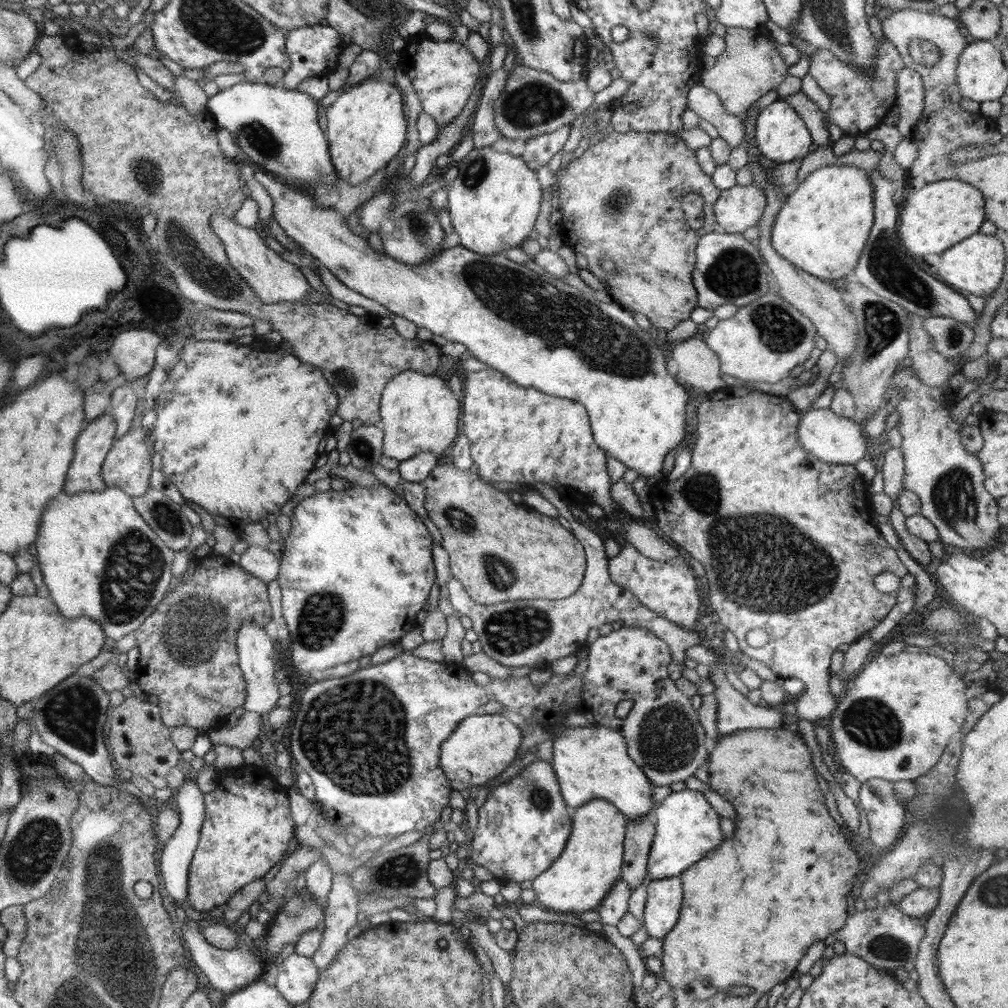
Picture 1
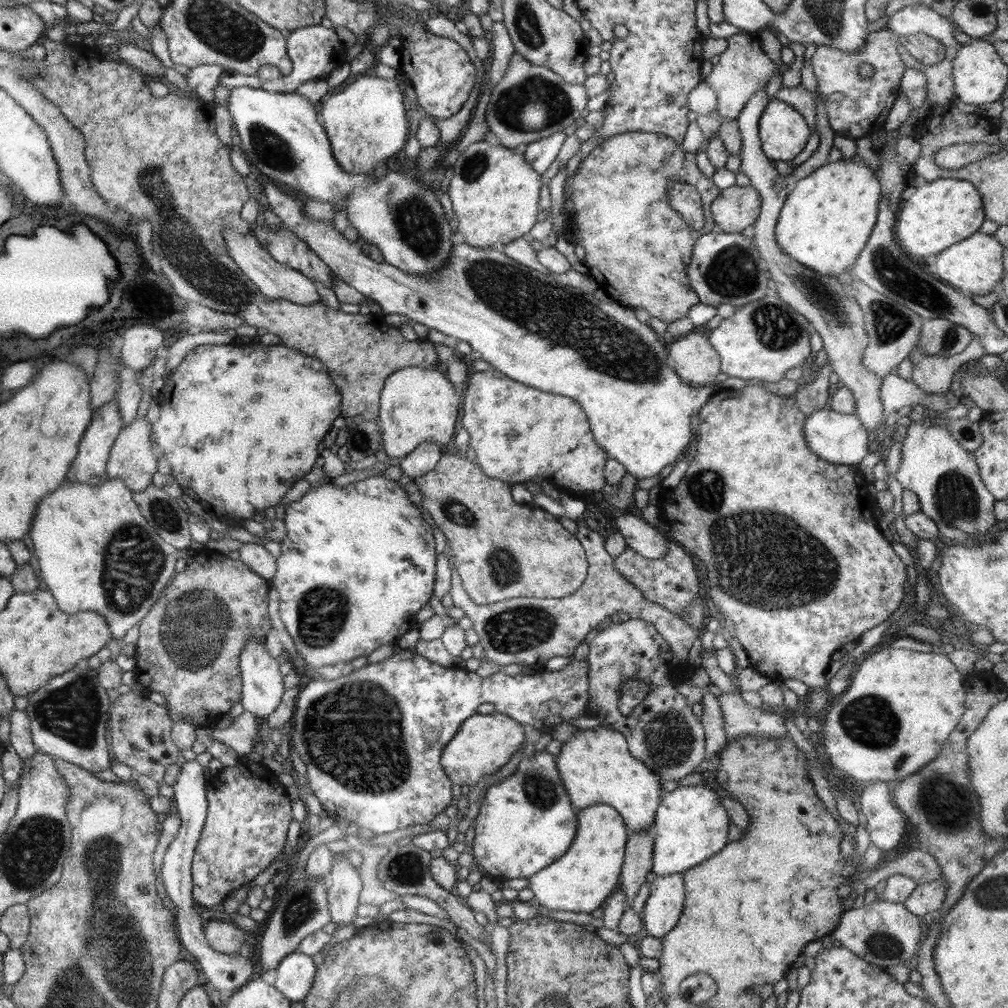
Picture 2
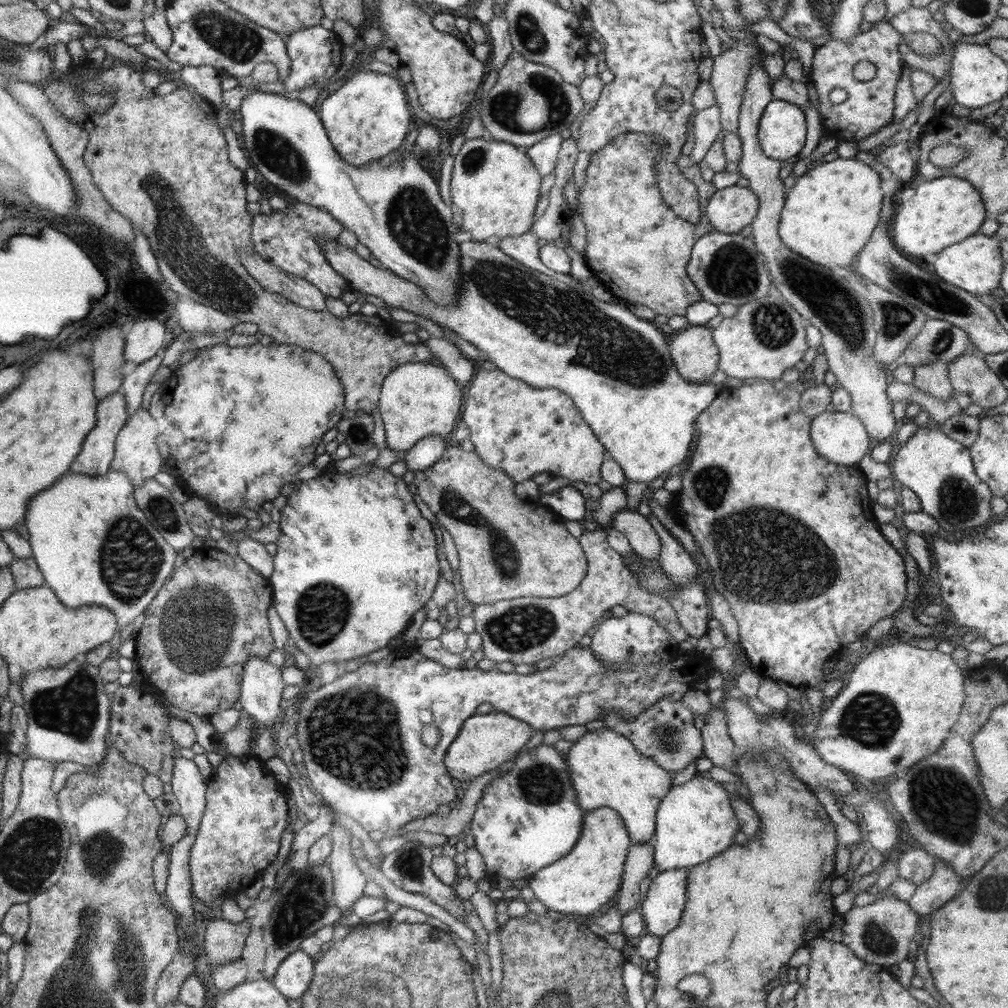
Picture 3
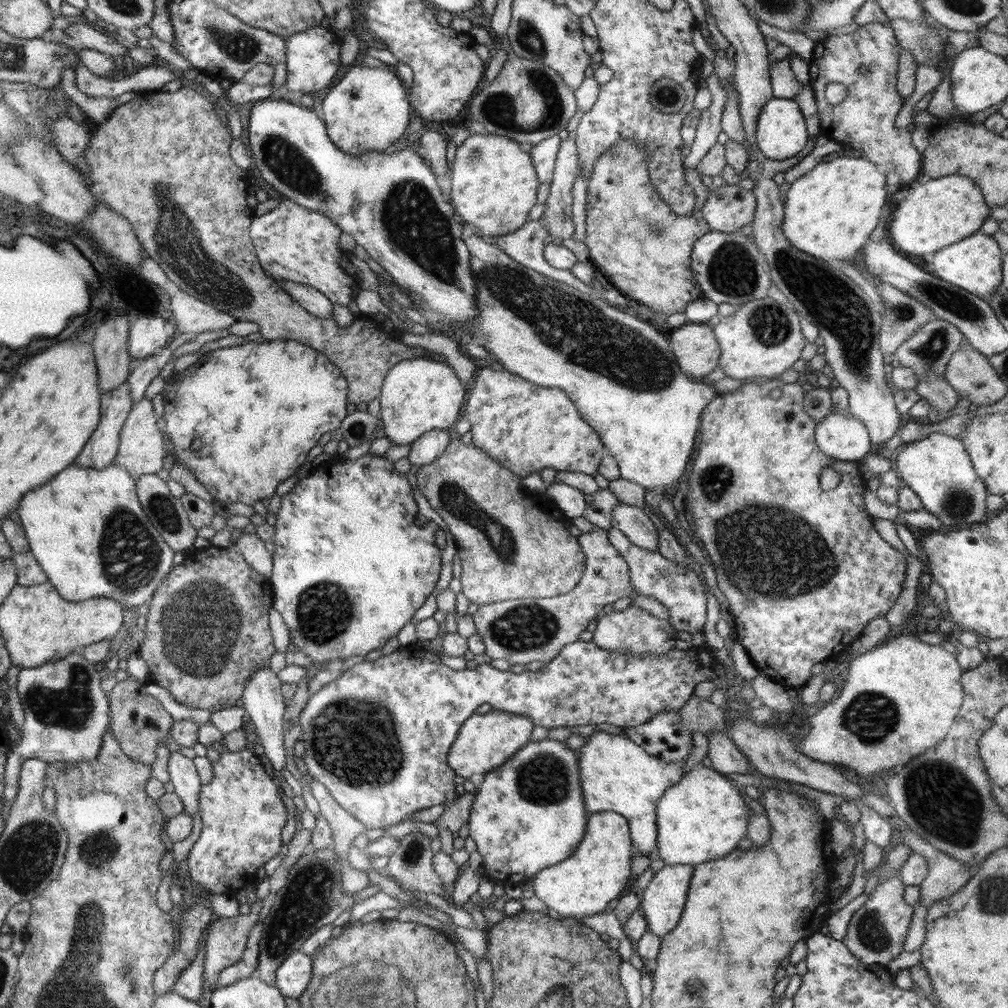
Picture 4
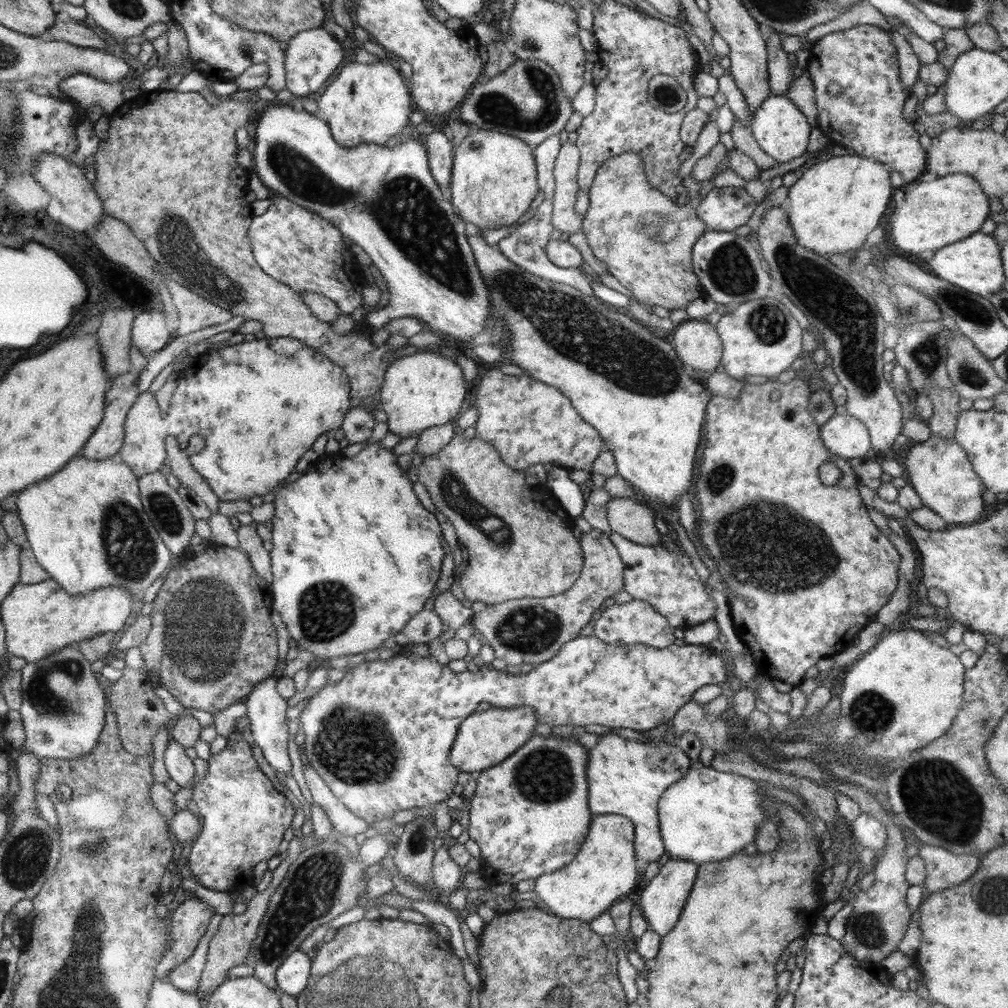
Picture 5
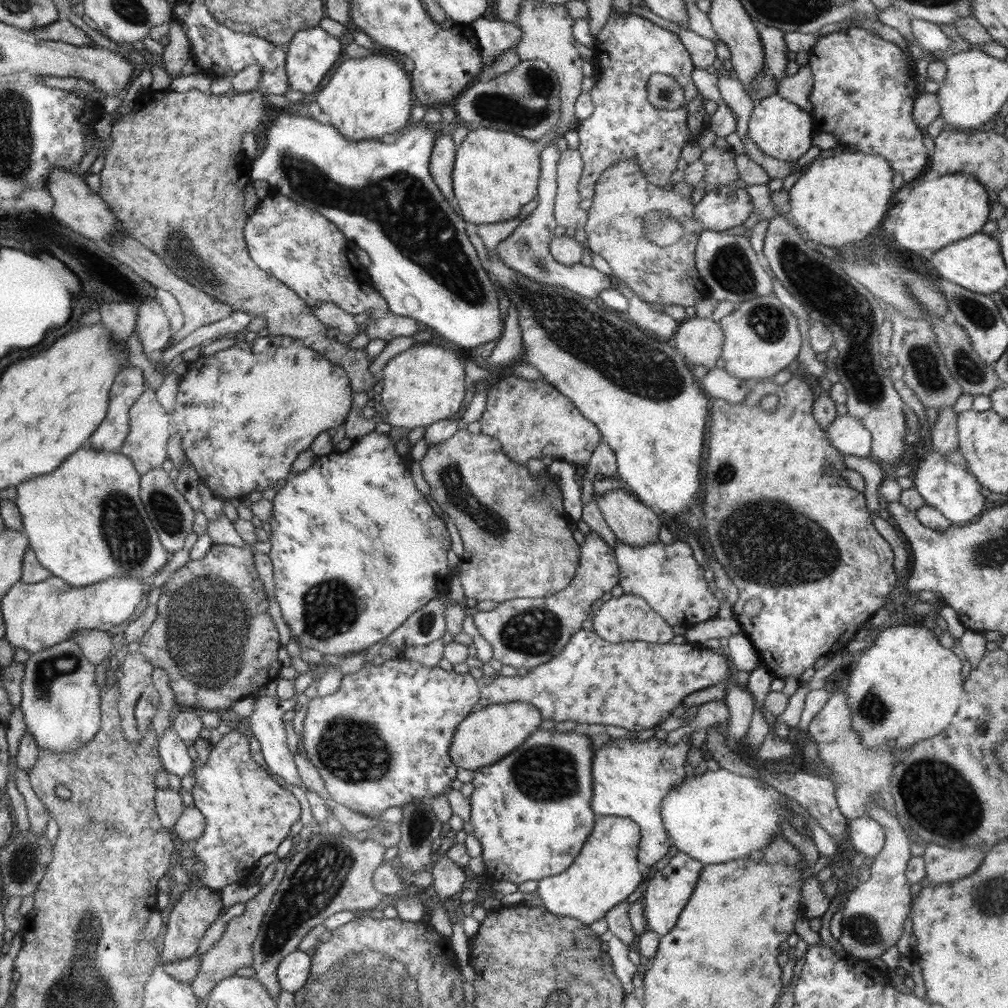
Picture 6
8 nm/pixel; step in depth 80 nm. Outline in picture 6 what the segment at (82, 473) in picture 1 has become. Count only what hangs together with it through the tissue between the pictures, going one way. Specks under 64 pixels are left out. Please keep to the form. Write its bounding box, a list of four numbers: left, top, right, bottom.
[88,366,145,451]

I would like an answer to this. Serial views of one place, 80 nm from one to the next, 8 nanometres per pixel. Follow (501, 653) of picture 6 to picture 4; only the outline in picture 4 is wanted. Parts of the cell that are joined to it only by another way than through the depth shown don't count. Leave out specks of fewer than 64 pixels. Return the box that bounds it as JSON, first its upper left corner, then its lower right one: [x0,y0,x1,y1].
[473,527,671,665]

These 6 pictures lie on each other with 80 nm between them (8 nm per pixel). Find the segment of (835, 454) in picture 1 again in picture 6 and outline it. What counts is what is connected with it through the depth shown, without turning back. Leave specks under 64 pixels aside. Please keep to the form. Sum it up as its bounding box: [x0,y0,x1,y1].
[825,414,872,458]

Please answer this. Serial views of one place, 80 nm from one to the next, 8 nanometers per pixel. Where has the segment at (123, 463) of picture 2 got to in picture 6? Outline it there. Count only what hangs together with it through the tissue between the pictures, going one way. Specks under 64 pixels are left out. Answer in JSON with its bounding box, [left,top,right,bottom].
[118,389,172,475]

